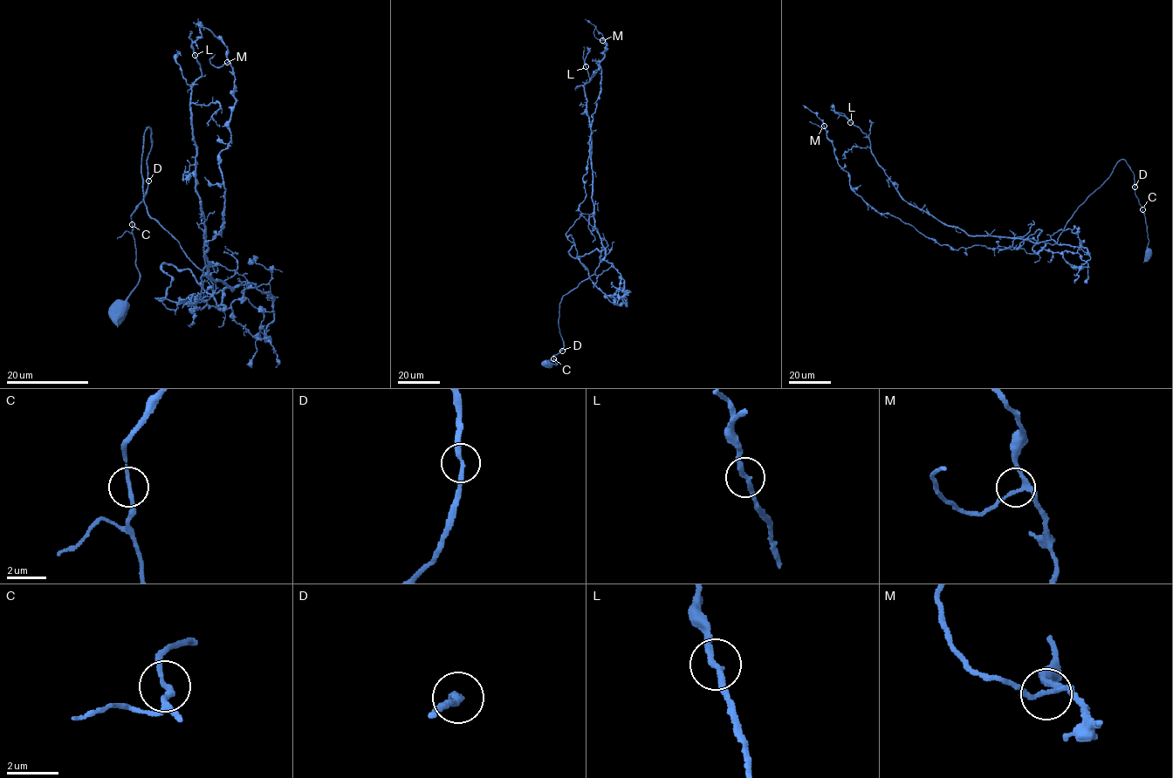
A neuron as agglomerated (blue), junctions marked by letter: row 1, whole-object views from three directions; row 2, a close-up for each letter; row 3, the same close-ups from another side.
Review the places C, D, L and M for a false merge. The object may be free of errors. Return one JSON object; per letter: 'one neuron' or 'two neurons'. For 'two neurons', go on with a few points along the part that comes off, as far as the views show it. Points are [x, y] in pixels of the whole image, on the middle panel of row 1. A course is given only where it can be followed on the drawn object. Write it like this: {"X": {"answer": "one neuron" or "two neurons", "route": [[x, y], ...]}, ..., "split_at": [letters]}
{"C": {"answer": "one neuron"}, "D": {"answer": "one neuron"}, "L": {"answer": "one neuron"}, "M": {"answer": "one neuron"}, "split_at": []}

